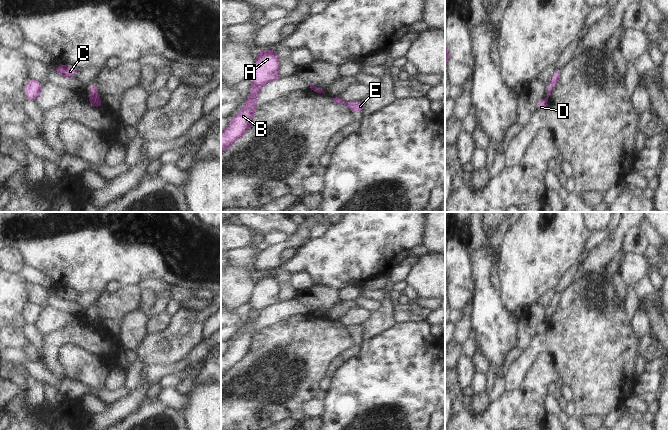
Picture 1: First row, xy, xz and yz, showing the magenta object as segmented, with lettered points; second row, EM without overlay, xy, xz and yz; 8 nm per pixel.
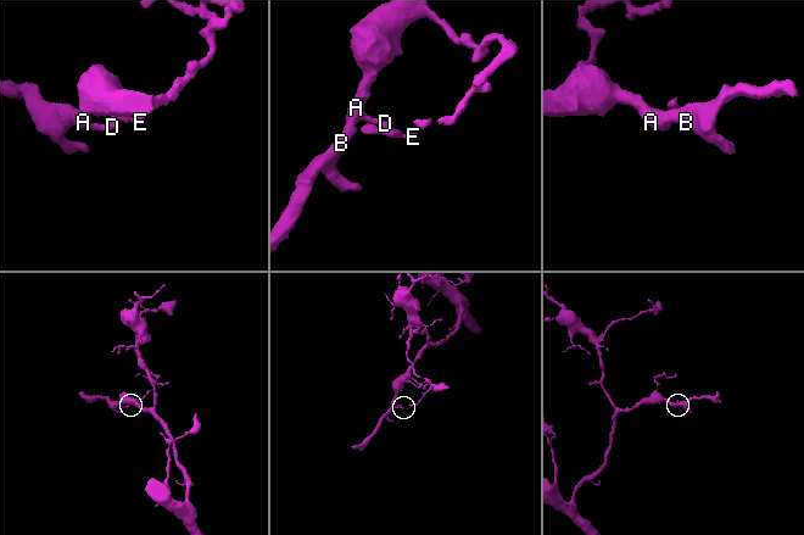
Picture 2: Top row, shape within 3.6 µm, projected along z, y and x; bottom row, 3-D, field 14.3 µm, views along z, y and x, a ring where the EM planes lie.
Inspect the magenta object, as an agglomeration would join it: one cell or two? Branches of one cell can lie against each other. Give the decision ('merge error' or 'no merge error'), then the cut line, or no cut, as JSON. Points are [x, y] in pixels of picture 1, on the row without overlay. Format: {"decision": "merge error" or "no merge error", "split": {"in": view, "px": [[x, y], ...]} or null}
{"decision": "merge error", "split": {"in": "xy", "px": [[89, 321], [98, 322]]}}

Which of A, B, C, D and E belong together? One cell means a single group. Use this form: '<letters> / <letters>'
A B D / C E

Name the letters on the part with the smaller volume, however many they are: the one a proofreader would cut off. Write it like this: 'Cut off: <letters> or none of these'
Cut off: C, E

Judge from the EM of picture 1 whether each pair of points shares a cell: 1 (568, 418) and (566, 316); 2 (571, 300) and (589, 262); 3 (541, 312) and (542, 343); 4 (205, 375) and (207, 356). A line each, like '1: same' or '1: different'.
1: different
2: different
3: different
4: same

